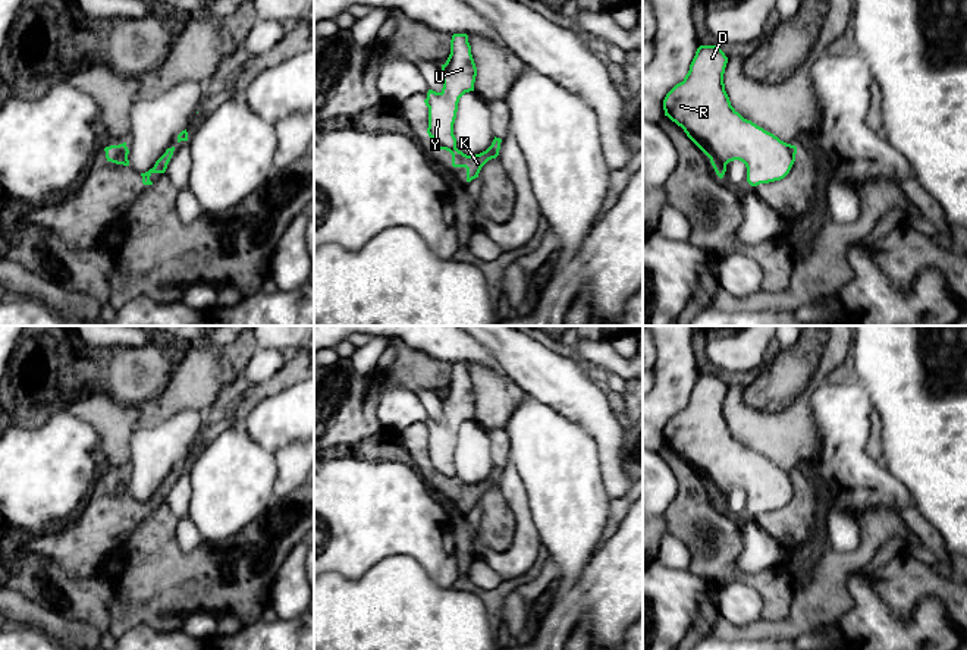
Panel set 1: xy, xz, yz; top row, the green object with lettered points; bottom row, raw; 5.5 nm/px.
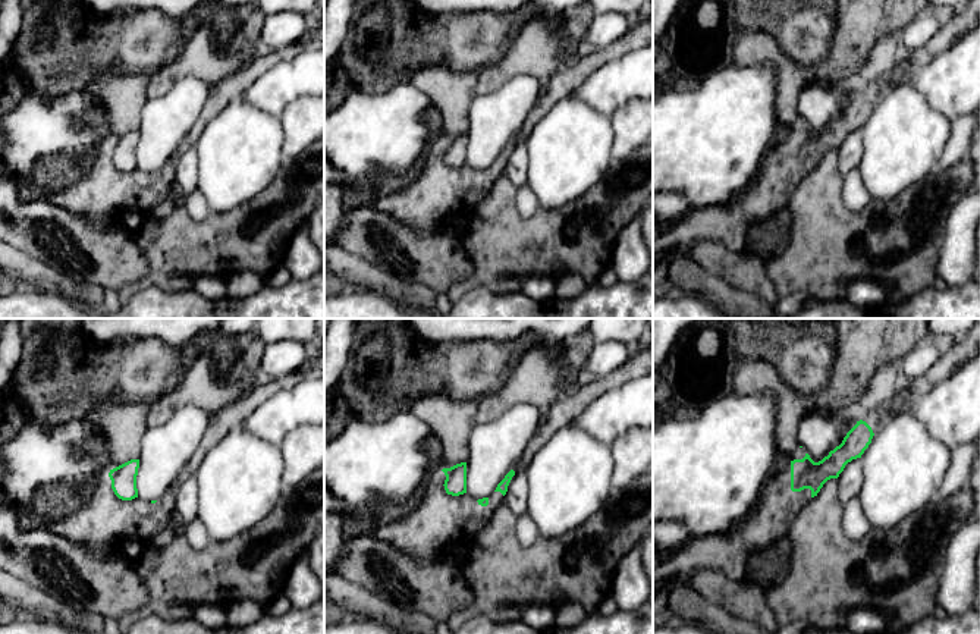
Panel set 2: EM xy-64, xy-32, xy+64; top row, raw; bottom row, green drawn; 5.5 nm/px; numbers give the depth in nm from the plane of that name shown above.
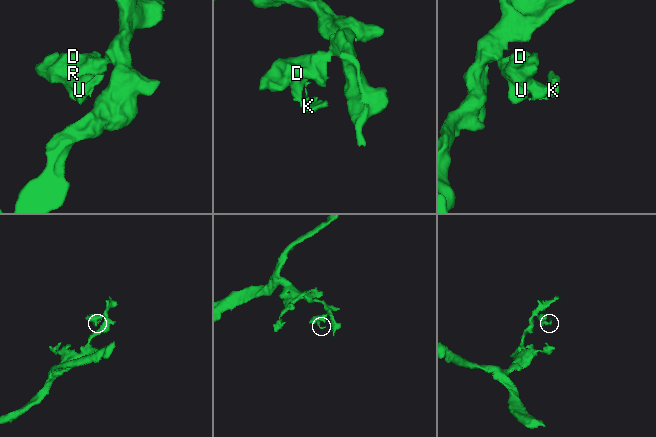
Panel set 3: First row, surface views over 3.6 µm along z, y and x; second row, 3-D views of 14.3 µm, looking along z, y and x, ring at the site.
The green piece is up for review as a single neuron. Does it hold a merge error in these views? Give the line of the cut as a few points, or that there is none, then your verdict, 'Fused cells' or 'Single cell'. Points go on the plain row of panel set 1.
Split along xz (436, 470), (446, 476), (455, 476). Fused cells

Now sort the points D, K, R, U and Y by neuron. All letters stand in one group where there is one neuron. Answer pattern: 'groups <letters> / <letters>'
groups D R U Y / K

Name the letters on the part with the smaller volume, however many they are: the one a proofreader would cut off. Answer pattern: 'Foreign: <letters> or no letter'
Foreign: K

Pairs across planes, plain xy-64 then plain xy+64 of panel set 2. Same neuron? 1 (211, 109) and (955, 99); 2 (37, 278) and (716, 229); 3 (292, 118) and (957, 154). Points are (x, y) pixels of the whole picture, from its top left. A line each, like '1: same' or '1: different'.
1: different
2: different
3: same

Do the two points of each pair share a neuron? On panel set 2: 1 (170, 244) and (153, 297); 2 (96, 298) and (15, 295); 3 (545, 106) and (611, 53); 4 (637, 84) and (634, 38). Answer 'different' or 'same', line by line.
1: different
2: different
3: same
4: different

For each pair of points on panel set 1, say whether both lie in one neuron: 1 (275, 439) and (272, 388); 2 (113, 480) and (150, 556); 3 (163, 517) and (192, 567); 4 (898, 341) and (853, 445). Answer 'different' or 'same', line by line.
1: different
2: different
3: same
4: different

